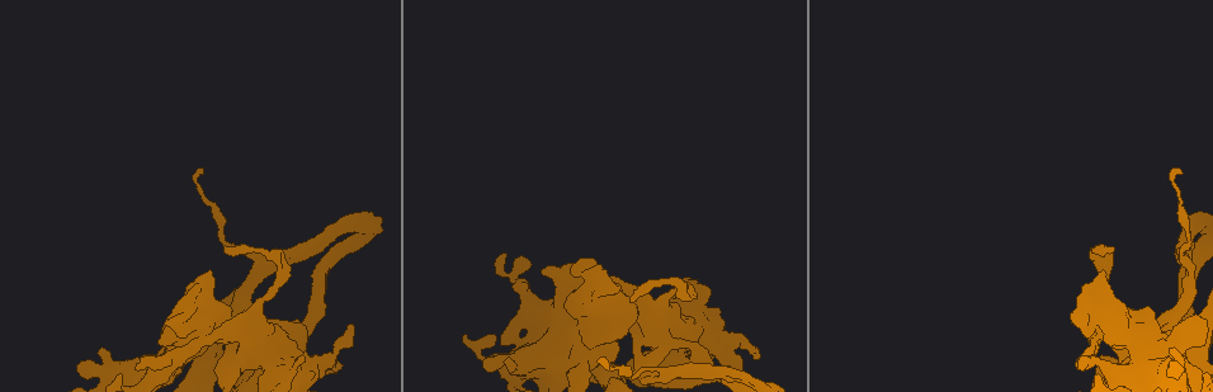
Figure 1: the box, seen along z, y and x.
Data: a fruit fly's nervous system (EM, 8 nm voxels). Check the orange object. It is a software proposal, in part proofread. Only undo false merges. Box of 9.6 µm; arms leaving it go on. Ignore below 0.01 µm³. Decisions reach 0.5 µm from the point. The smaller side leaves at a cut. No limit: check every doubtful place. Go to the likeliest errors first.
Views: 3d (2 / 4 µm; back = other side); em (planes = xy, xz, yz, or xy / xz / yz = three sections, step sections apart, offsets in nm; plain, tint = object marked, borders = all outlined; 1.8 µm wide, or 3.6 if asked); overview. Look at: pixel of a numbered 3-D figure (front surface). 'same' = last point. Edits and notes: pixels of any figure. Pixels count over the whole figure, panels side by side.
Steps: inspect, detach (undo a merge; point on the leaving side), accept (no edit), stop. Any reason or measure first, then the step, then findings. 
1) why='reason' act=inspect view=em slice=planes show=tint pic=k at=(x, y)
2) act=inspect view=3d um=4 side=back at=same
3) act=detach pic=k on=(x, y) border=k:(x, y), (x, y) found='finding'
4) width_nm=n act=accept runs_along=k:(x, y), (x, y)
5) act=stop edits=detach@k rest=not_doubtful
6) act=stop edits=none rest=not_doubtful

why='sudden change in width' act=inspect view=3d um=4 side=back pic=1 at=(564, 356)

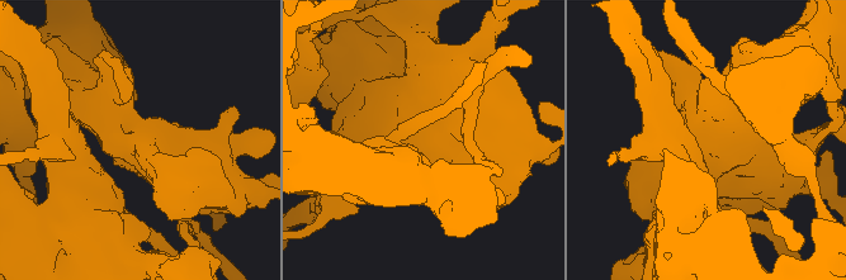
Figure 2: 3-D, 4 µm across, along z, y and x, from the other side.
act=inspect view=em um=3.6 slice=xy step=8 show=tint pic=2 at=(704, 141)

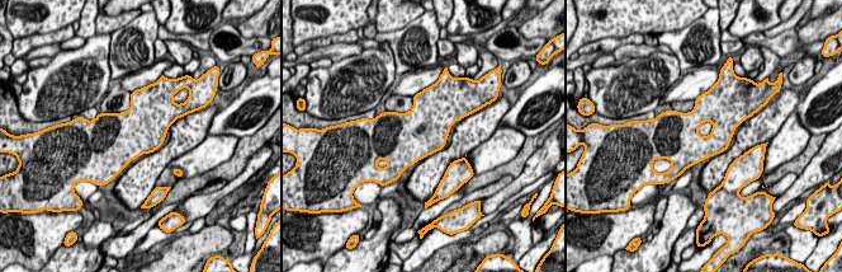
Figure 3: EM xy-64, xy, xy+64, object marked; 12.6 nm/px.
why='another direction' act=inspect view=em um=3.6 slice=planes show=tint at=same

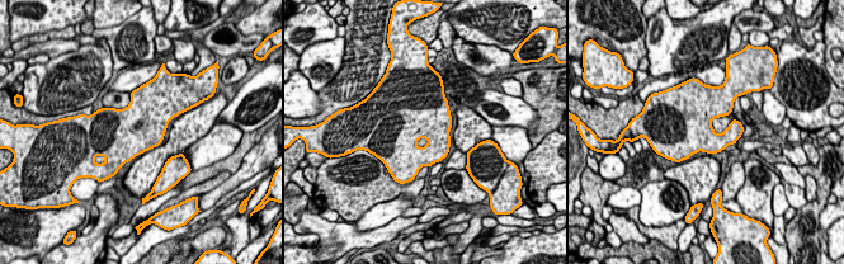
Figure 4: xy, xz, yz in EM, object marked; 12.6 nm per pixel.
width_nm=400 act=accept found='continuous, no second neuron'

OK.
why='calibre changes' act=inspect view=em um=3.6 slice=yz step=8 show=tint pic=1 at=(280, 354)

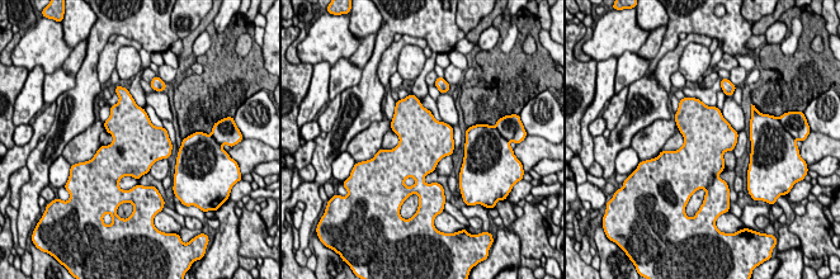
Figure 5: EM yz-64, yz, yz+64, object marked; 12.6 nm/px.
why='another direction' act=inspect view=em um=3.6 slice=planes show=tint at=same

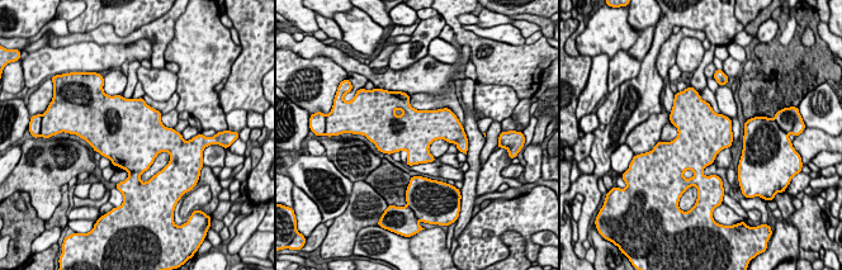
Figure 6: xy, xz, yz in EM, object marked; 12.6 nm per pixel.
act=accept found='continuous, no second neuron'

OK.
why='sharp bend' act=inspect view=em slice=planes show=tint pic=1 at=(646, 338)

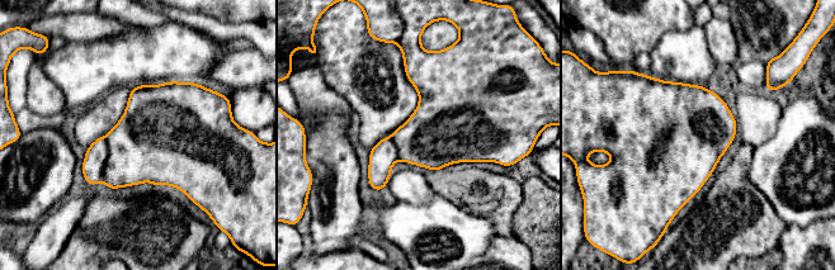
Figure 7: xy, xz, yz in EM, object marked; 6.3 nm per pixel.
act=accept found='all the same neuron'

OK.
why='closes a loop' act=inspect view=em slice=planes show=borders pic=1 at=(665, 377)

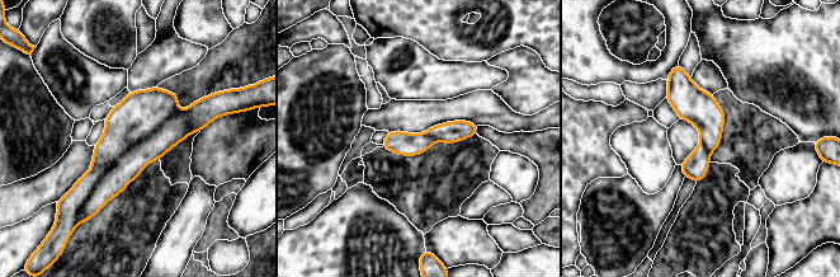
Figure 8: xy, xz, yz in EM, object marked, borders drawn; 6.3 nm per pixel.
width_nm=150 act=accept runs_along=8:(678, 67), (707, 117), (698, 178) found='continuous, no second neuron'

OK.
why='calibre changes' act=inspect view=em slice=xy step=4 show=tint pic=1 at=(606, 310)

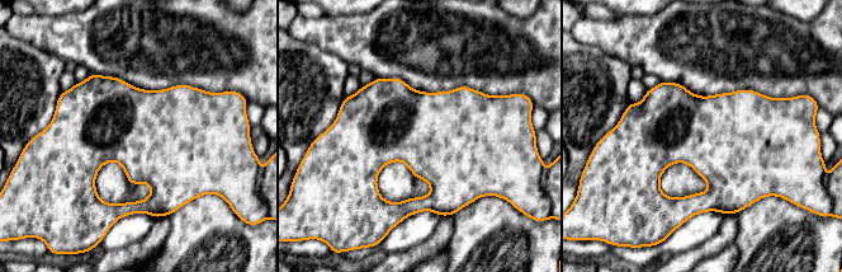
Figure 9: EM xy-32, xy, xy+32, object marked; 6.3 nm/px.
why='another direction' act=inspect view=em slice=planes show=borders at=same

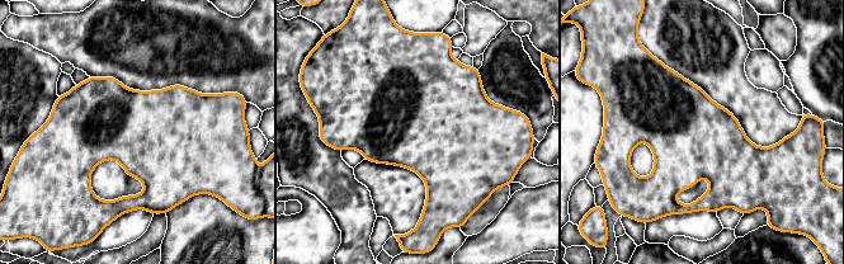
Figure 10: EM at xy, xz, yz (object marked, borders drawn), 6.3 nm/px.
act=accept found='continuous, no second neuron'

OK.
why='calibre changes' act=inspect view=3d um=4 pic=1 at=(322, 363)

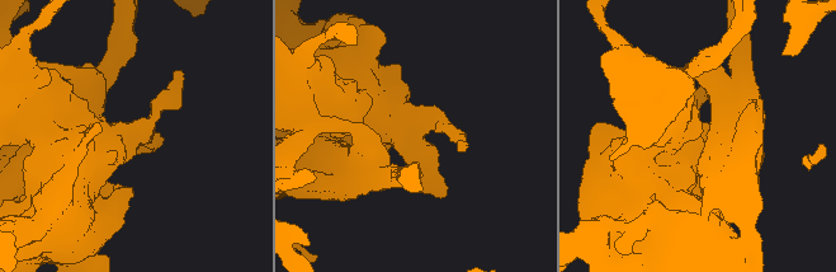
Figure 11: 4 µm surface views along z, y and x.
act=inspect view=em um=3.6 slice=xy step=16 show=tint pic=11 at=(128, 139)

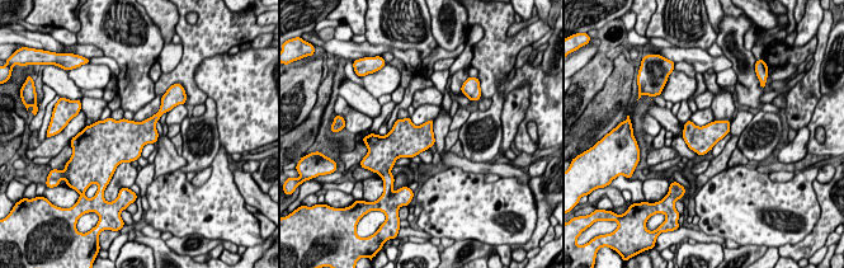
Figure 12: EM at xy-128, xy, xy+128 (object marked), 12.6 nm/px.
act=inspect view=em um=3.6 slice=planes show=tint at=same

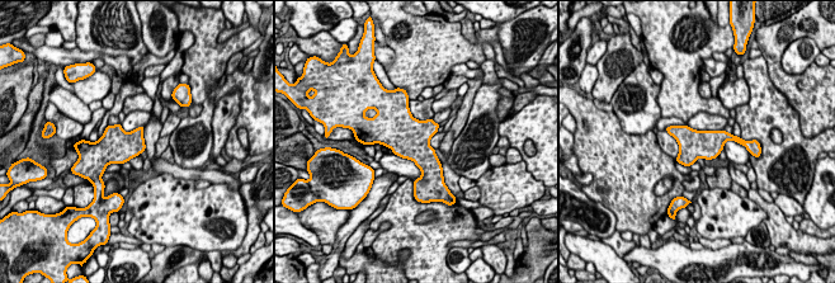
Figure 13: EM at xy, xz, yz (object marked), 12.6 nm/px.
width_nm=380 act=accept found='continuous, no second neuron'

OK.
act=stop edits=none rest=not_doubtful

